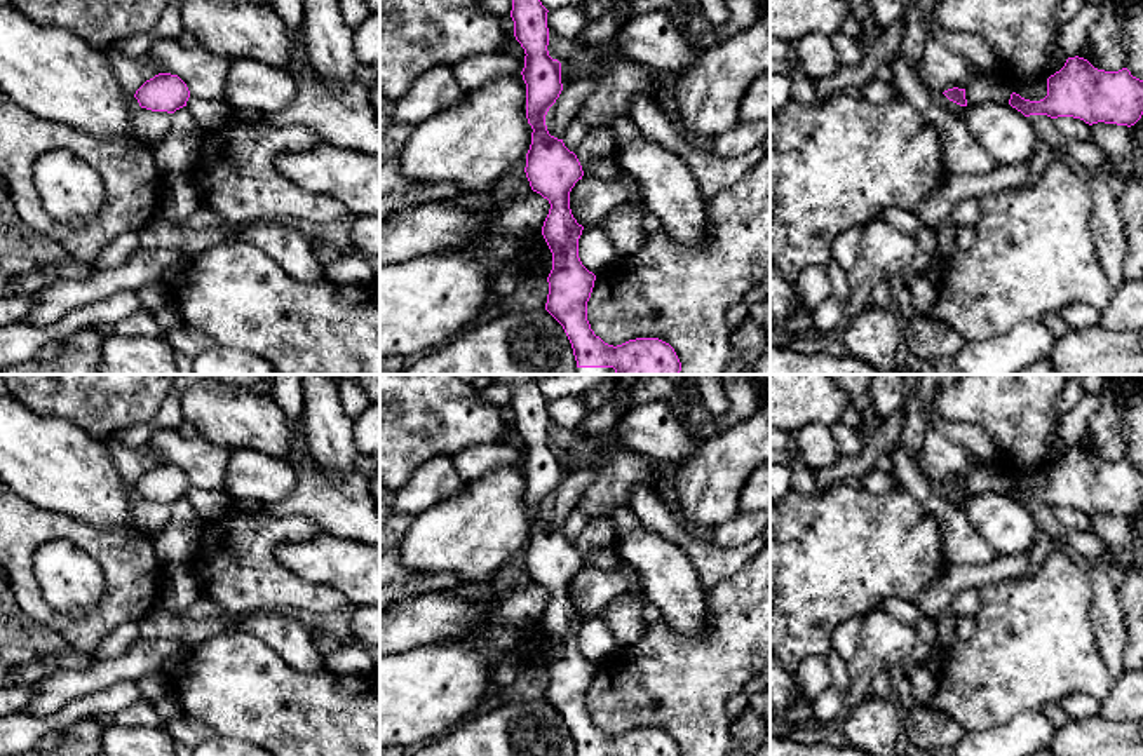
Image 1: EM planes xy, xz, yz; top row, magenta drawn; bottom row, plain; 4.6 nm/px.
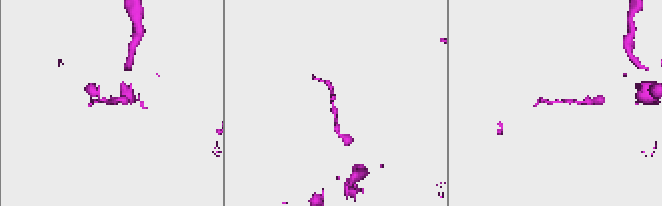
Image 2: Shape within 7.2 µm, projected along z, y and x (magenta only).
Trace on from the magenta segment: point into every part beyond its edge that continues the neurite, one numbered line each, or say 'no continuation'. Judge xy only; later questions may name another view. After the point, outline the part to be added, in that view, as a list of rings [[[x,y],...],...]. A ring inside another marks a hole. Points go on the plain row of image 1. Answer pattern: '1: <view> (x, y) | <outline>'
no continuation

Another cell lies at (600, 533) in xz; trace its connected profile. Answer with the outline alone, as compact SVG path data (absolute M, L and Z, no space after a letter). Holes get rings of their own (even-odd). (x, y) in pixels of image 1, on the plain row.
M598 516L587 517L585 528L575 545L585 564L585 559L592 550L615 550L617 540L619 535L612 517Z

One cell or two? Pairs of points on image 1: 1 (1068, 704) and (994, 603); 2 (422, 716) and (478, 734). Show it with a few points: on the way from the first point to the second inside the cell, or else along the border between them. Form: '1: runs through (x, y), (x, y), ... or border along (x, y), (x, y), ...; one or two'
1: border along (1100, 699), (1089, 694), (1068, 694), (1056, 702); two
2: border along (464, 720), (438, 737); two

